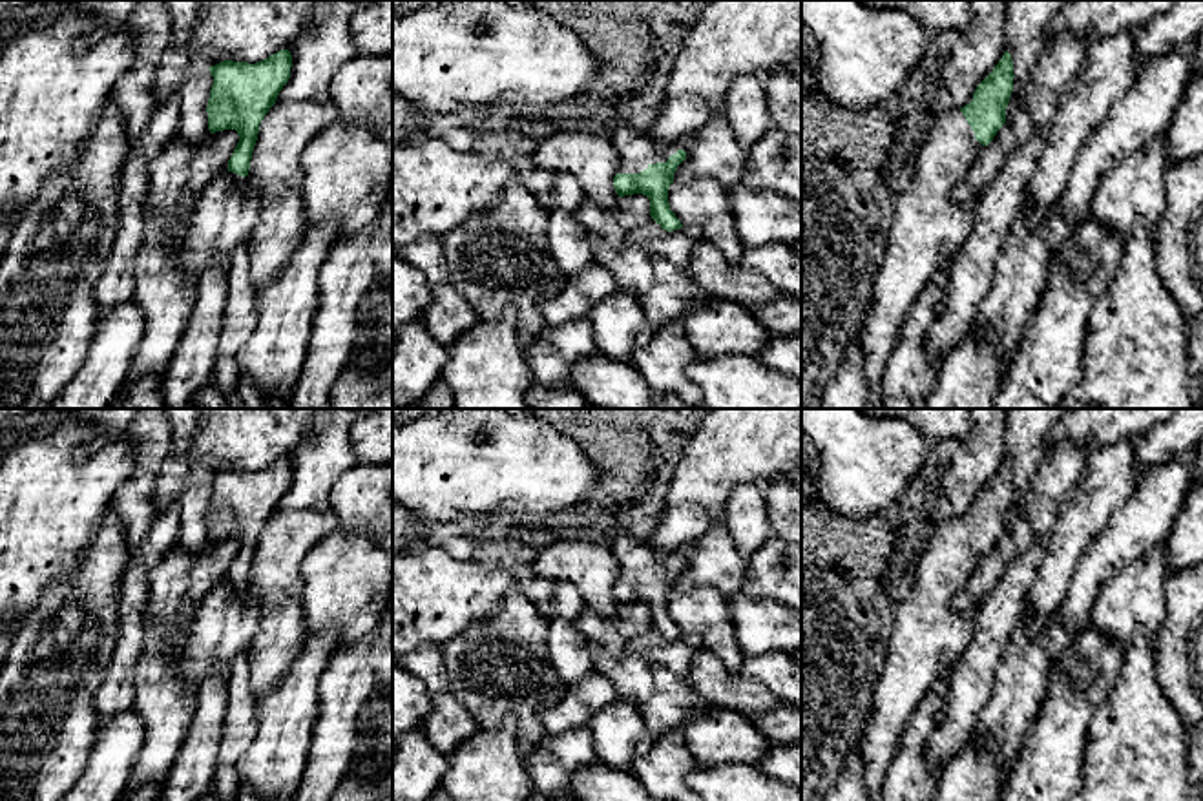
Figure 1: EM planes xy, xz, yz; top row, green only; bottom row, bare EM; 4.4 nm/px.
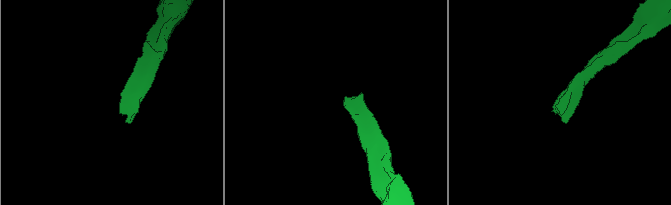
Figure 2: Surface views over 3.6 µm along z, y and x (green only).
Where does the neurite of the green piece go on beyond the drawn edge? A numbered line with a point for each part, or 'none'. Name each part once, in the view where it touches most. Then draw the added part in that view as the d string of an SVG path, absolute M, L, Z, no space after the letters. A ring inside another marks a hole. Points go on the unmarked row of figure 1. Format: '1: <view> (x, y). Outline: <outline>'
1: xz (636, 559). Outline: M621 536L610 547L617 558L617 582L639 582L650 573L666 571L670 564L685 558L683 553L657 557L650 540Z

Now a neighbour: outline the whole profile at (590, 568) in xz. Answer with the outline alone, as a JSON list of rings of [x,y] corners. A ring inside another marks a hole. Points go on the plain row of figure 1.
[[[559,540],[535,551],[526,571],[542,580],[570,582],[586,606],[608,619],[613,619],[619,608],[613,597],[617,573],[613,551],[584,540]]]

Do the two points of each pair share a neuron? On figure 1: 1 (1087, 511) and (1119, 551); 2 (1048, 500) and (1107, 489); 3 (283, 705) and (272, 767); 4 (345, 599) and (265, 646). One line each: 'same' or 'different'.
1: different
2: different
3: same
4: different

